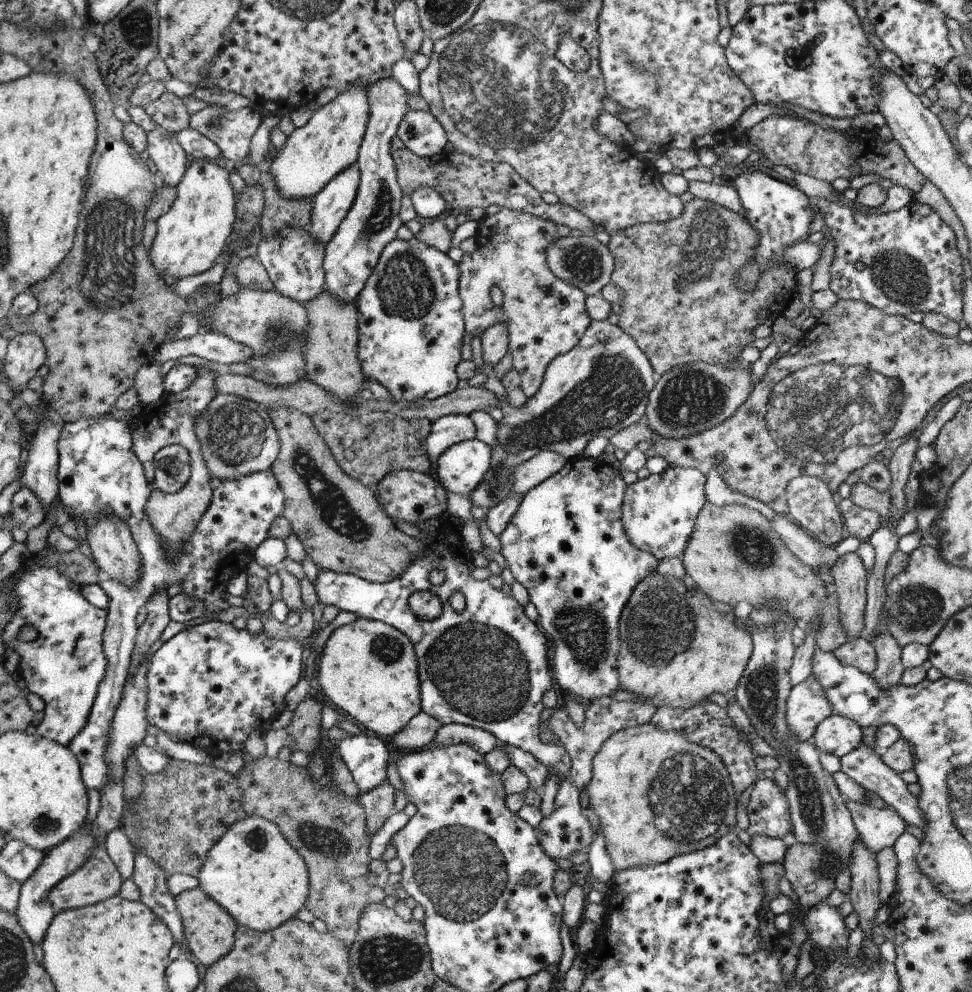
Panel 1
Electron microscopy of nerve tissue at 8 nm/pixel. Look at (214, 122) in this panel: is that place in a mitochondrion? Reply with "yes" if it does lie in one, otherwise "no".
yes

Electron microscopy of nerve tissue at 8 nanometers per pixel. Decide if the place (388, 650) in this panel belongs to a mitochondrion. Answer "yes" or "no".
yes

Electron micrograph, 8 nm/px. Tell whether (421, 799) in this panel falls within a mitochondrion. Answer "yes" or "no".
no

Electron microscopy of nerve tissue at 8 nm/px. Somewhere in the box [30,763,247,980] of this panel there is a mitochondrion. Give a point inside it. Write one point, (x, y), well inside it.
(45, 825)

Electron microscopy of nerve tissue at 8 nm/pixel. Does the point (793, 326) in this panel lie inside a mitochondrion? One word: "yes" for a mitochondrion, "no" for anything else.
no

